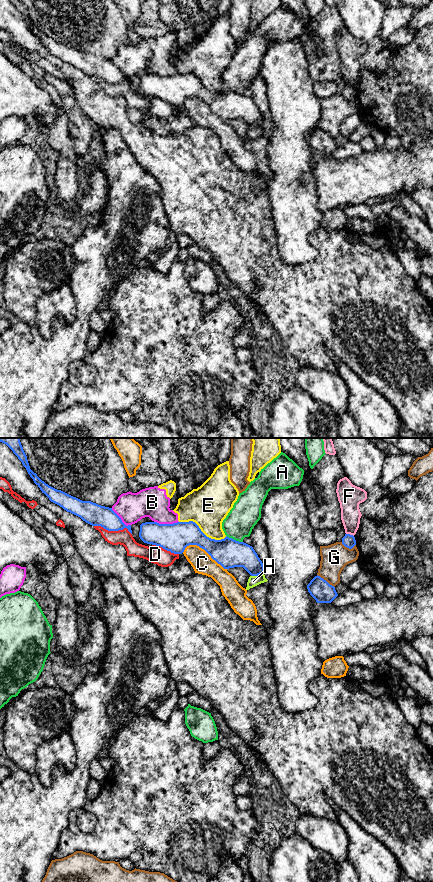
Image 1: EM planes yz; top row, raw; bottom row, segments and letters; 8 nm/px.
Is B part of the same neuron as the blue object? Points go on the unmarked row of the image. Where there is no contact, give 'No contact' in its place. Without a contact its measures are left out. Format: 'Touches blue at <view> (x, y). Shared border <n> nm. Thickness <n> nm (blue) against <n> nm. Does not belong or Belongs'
Touches blue at yz (166, 76). Shared border 200 nm. Thickness 220 nm (blue) against 240 nm. Does not belong

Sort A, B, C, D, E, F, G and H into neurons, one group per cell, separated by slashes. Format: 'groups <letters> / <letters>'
groups A / B E / C / D / F / G / H

